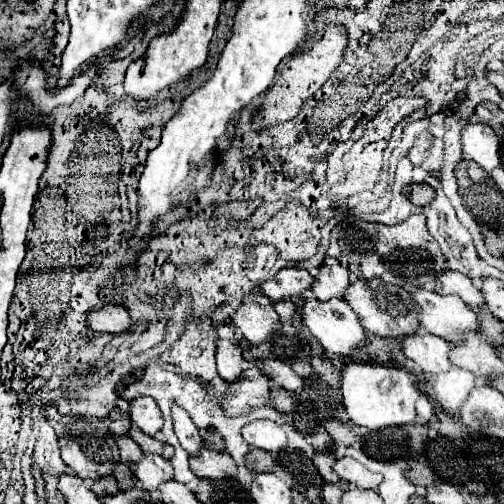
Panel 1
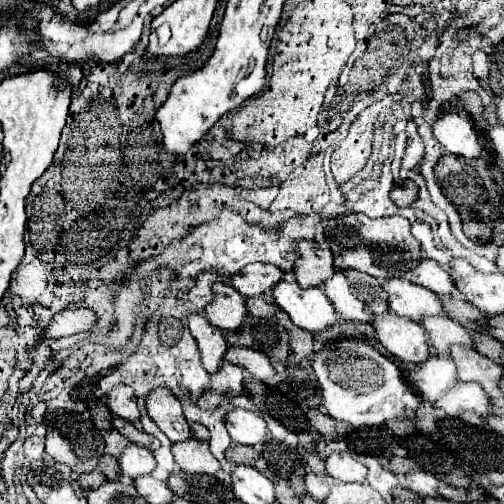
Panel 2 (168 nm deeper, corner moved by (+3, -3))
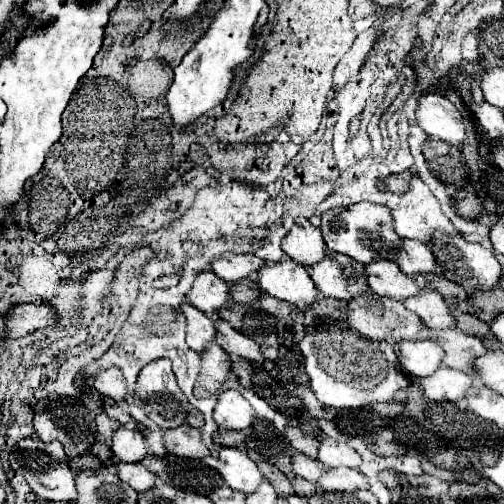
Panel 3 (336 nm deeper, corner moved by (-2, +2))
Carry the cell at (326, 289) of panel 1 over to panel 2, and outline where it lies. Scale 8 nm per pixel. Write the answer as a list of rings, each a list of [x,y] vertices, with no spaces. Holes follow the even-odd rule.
[[[300,240],[296,244],[294,274],[302,288],[312,288],[324,284],[334,274],[334,258],[330,250],[320,248],[316,242]]]

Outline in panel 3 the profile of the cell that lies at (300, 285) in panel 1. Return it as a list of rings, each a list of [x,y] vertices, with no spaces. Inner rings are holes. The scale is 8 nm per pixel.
[[[227,253],[223,259],[213,261],[213,273],[219,275],[227,283],[237,283],[241,279],[257,275],[257,271],[263,265],[265,265],[265,261],[251,253],[243,253],[243,255]]]

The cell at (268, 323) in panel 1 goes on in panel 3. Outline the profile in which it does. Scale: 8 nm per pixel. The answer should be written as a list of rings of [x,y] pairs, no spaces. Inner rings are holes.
[[[203,271],[195,279],[191,293],[187,293],[187,301],[201,309],[207,315],[215,315],[229,301],[229,285],[215,277],[213,271]]]

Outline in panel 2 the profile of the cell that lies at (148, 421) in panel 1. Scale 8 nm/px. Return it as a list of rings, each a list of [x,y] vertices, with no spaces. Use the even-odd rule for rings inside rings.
[[[116,386],[112,388],[108,394],[106,394],[106,406],[110,408],[110,412],[114,416],[120,416],[128,422],[138,422],[140,420],[140,414],[138,414],[138,408],[136,408],[136,398],[134,398],[134,390],[130,386]]]

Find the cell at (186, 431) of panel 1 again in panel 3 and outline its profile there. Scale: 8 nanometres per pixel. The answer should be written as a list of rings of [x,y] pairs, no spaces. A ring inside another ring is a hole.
[[[167,359],[153,361],[141,369],[135,385],[135,399],[161,429],[175,429],[185,423],[189,403],[177,387],[171,361]]]

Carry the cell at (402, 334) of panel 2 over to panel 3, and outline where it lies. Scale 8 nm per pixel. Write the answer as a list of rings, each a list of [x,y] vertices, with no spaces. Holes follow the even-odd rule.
[[[367,293],[363,297],[355,297],[355,301],[347,303],[349,315],[347,323],[351,329],[357,329],[361,335],[373,341],[387,341],[387,343],[401,343],[401,341],[415,341],[423,323],[415,313],[405,309],[401,301],[391,301],[389,297],[379,297],[375,293]]]

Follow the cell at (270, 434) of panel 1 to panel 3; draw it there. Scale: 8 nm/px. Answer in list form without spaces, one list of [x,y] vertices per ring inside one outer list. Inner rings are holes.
[[[225,391],[221,393],[213,417],[221,429],[231,429],[231,431],[245,431],[251,429],[255,421],[255,411],[249,405],[247,399],[239,391]]]

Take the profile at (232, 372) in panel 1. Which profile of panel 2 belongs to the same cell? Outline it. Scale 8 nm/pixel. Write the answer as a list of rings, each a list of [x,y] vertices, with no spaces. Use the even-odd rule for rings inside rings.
[[[190,314],[188,328],[190,328],[190,334],[194,334],[194,340],[198,342],[198,352],[200,352],[200,358],[202,358],[202,366],[208,372],[216,372],[218,366],[222,364],[224,352],[228,348],[226,340],[224,340],[224,332],[220,328],[212,326],[200,314]]]

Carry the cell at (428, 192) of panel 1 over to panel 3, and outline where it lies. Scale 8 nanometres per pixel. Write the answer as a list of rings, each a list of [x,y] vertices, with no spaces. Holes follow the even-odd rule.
[[[403,171],[403,173],[397,173],[397,175],[389,175],[385,179],[385,185],[391,193],[405,193],[409,183],[411,183],[411,171]]]

